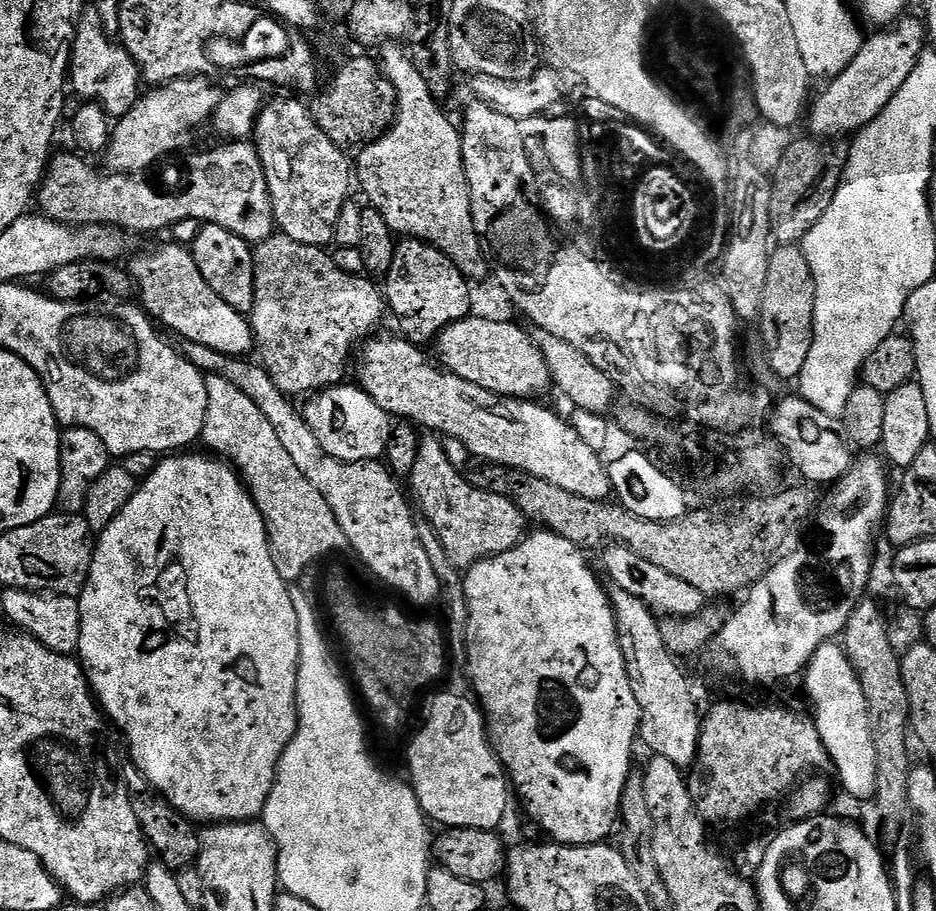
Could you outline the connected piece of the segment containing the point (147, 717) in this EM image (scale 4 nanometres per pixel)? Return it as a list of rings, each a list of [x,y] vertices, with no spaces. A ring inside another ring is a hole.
[[[188,454],[165,455],[156,469],[139,481],[130,502],[126,502],[106,530],[99,533],[92,549],[88,581],[78,597],[82,614],[78,659],[103,715],[124,731],[137,770],[156,787],[153,789],[159,795],[171,802],[183,816],[204,826],[252,822],[264,811],[282,754],[296,733],[296,687],[300,669],[298,614],[294,602],[290,602],[289,581],[284,580],[274,567],[266,522],[254,498],[244,487],[240,473],[227,459],[212,454],[184,455]]]

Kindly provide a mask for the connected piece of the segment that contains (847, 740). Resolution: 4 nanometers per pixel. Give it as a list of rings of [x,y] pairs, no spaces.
[[[839,643],[824,644],[812,655],[802,673],[804,688],[816,703],[816,729],[828,751],[831,765],[840,774],[840,784],[856,800],[871,801],[878,782],[878,753],[874,751],[874,734],[870,730],[870,710],[866,694],[848,655]]]

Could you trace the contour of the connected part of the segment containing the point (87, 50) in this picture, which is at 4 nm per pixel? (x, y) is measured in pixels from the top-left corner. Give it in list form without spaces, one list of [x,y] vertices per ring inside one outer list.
[[[91,6],[81,11],[80,22],[76,25],[70,67],[71,91],[73,88],[81,101],[101,104],[110,118],[125,116],[142,95],[142,77],[136,59],[104,29],[102,18]]]

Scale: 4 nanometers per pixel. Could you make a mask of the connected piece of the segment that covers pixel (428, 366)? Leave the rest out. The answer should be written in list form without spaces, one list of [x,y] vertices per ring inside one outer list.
[[[373,335],[359,349],[360,361],[357,364],[355,361],[354,376],[356,372],[358,387],[370,394],[370,398],[374,398],[374,402],[378,402],[378,406],[382,406],[382,410],[387,412],[389,417],[411,422],[421,429],[428,428],[424,430],[441,437],[458,438],[458,442],[466,446],[469,457],[476,459],[477,456],[480,462],[500,464],[503,468],[514,469],[515,472],[525,472],[534,478],[543,478],[554,486],[562,486],[562,490],[570,490],[570,494],[603,501],[613,495],[608,464],[600,461],[601,453],[586,446],[586,442],[582,442],[582,438],[574,434],[571,423],[565,417],[563,420],[558,413],[543,408],[540,402],[532,398],[517,400],[514,396],[499,396],[490,390],[482,390],[482,386],[474,386],[474,382],[458,378],[439,363],[431,364],[424,353],[425,349],[413,344],[411,340],[403,339],[399,335],[380,335]]]

